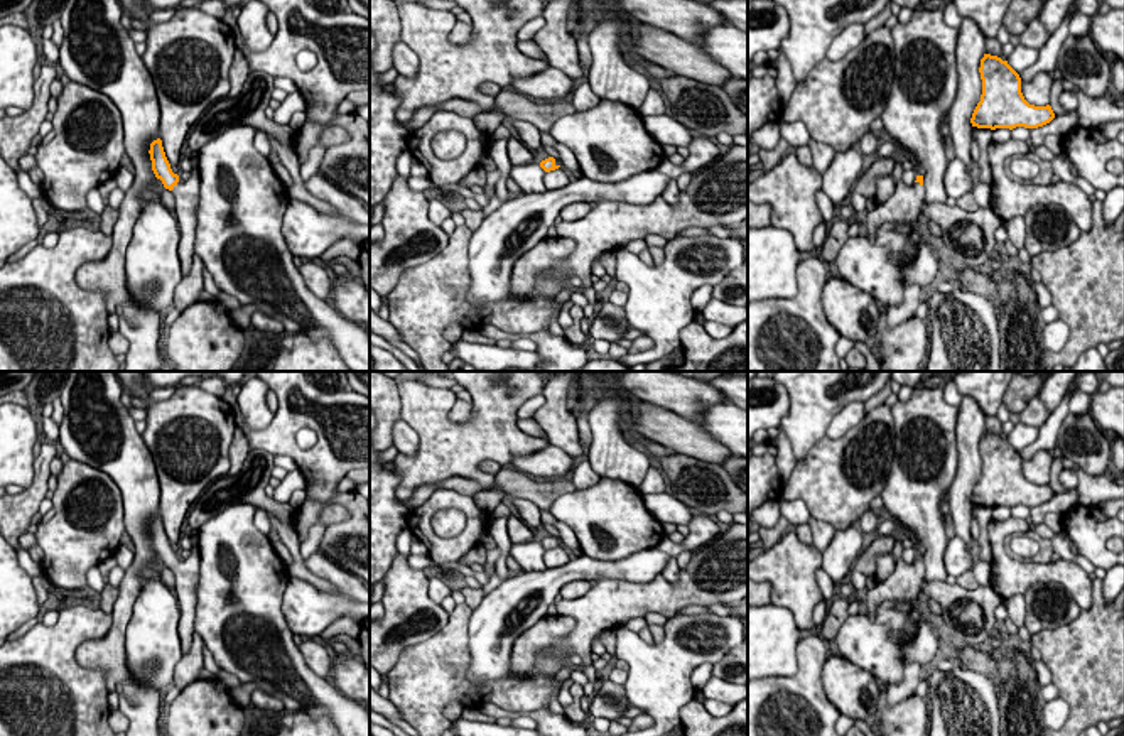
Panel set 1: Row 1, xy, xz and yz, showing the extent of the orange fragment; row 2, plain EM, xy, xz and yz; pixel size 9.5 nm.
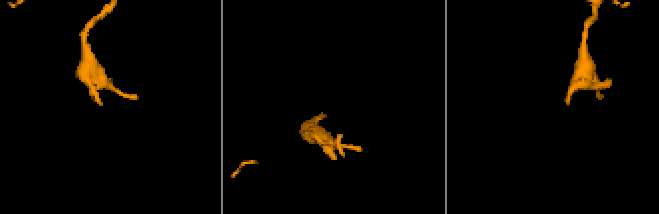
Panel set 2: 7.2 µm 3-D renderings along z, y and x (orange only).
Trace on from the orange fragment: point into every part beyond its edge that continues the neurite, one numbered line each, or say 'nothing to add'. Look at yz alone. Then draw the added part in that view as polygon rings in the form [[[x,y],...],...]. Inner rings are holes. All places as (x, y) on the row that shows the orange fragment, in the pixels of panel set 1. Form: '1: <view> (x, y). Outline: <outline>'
1: yz (903, 208). Outline: [[[903,181],[896,184],[894,194],[873,211],[867,211],[866,228],[869,235],[876,235],[884,223],[894,223],[896,231],[910,236],[921,216],[921,203],[925,201],[925,186],[915,182],[906,186]]]

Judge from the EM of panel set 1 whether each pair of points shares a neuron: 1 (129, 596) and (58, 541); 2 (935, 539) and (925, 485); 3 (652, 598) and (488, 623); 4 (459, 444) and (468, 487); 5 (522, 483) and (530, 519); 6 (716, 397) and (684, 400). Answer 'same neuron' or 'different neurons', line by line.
1: different neurons
2: same neuron
3: different neurons
4: different neurons
5: different neurons
6: same neuron

